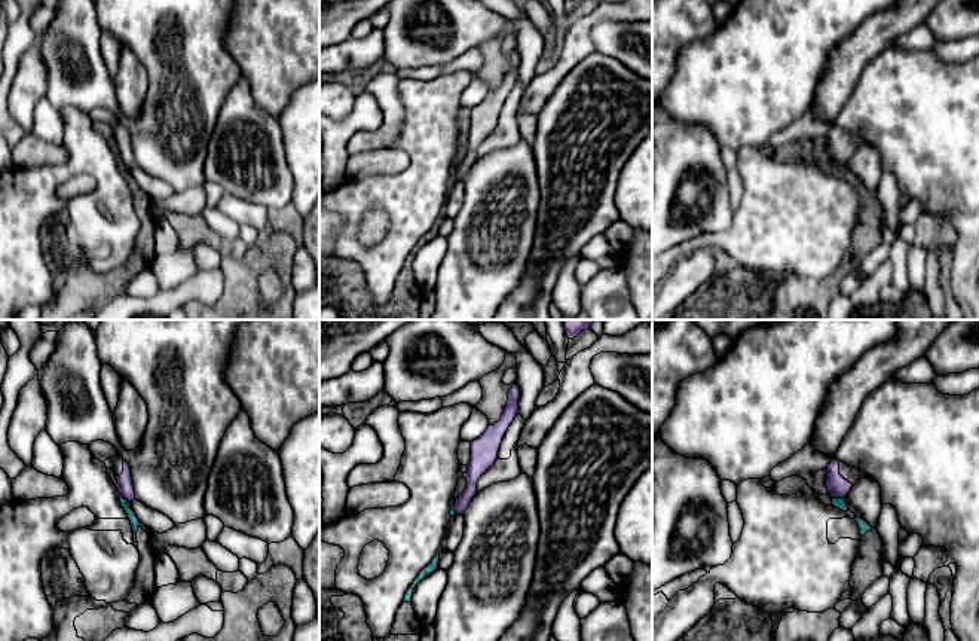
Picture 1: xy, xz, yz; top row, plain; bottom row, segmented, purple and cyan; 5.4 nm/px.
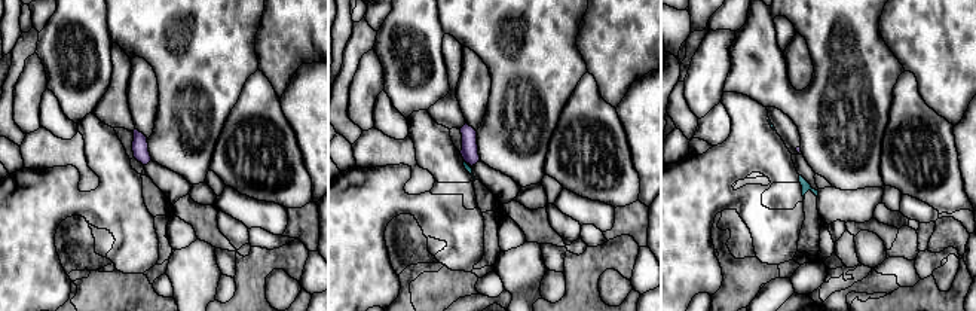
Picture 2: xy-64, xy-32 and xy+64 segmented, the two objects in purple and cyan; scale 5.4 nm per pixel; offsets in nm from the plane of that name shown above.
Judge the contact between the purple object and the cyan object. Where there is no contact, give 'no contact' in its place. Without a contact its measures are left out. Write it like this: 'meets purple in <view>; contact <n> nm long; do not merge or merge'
meets purple in yz; contact 70 nm long; do not merge

